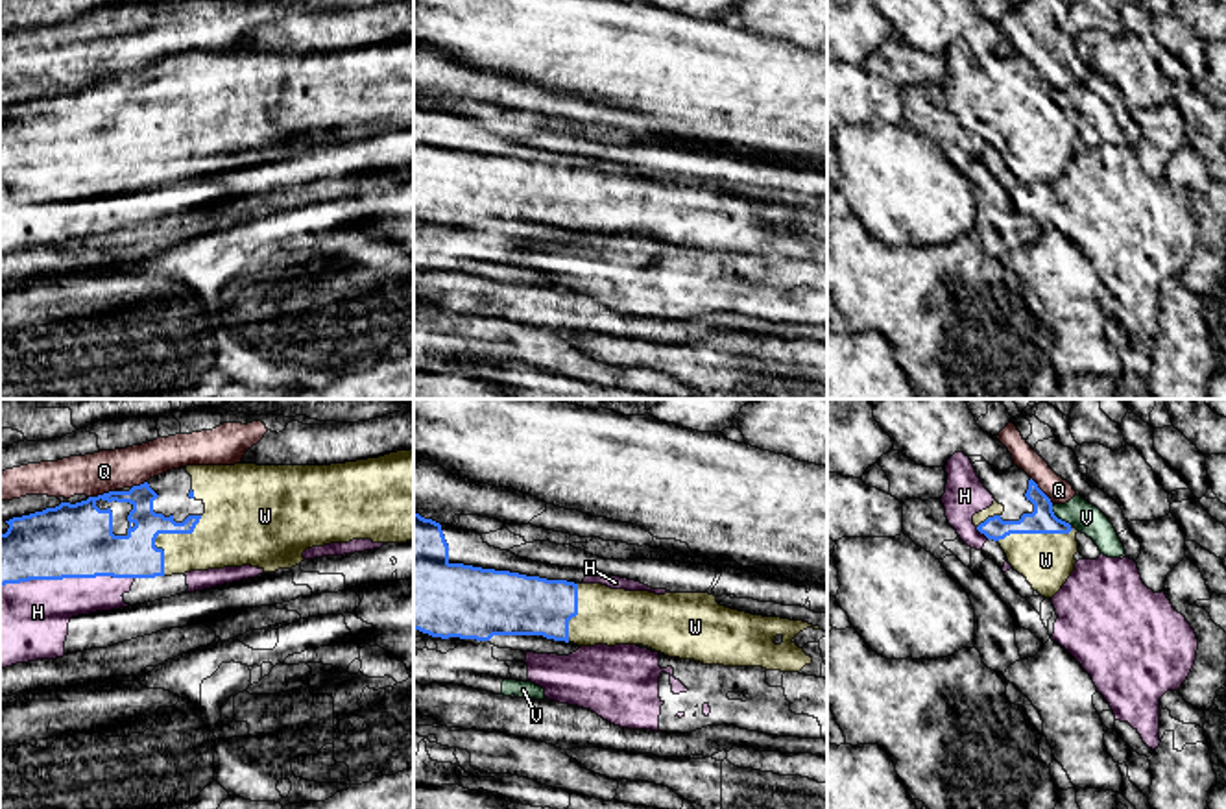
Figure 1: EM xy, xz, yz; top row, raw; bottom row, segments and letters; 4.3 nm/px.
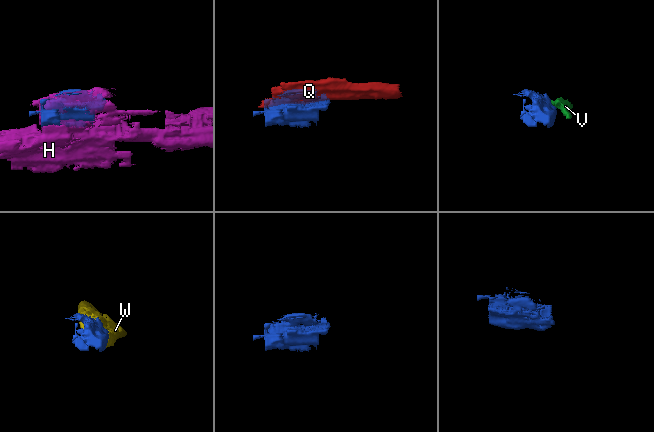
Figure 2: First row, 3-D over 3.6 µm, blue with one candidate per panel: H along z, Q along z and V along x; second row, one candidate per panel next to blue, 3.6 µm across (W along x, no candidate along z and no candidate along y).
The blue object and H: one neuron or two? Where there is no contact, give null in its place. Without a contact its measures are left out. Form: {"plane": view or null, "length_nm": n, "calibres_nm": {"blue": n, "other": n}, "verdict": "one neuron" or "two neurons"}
{"plane": "xy", "length_nm": 600, "calibres_nm": {"blue": 320, "other": 340}, "verdict": "two neurons"}

